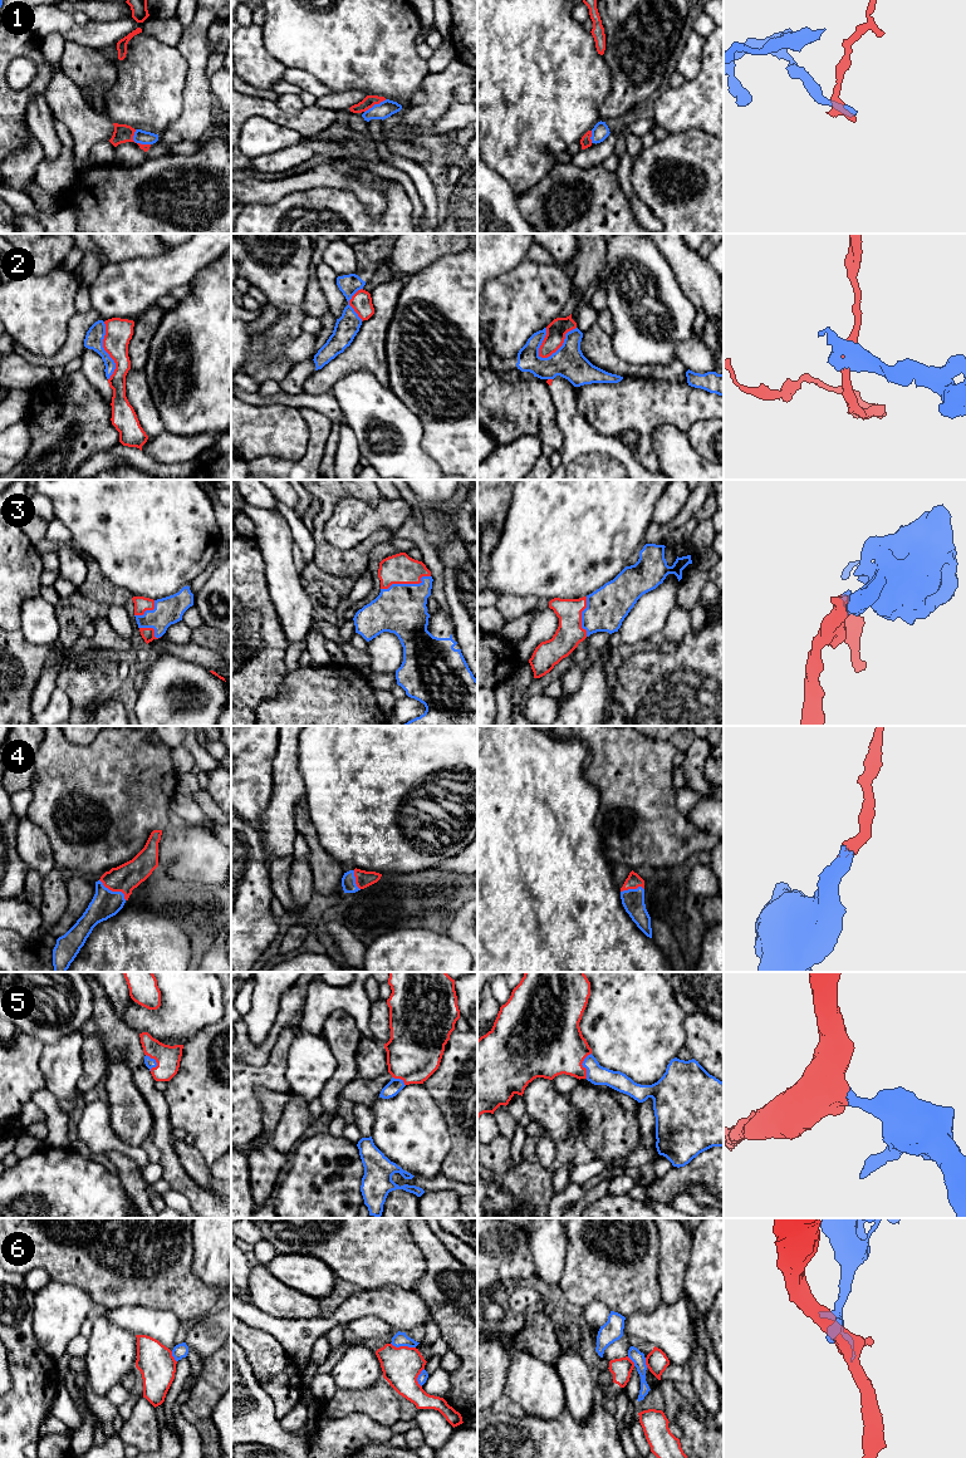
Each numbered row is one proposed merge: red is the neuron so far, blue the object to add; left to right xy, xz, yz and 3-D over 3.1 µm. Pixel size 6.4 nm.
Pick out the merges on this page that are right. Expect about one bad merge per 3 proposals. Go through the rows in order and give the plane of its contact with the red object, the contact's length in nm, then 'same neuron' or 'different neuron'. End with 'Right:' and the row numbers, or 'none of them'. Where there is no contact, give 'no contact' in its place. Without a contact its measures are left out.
1: meets red in xy; contact 140 nm long; different neuron
2: meets red in yz; contact 320 nm long; different neuron
3: meets red in xz; contact 340 nm long; same neuron
4: meets red in xy; contact 220 nm long; same neuron
5: meets red in yz; contact 170 nm long; same neuron
6: meets red in xz; contact 160 nm long; different neuron
Right: 3, 4, 5

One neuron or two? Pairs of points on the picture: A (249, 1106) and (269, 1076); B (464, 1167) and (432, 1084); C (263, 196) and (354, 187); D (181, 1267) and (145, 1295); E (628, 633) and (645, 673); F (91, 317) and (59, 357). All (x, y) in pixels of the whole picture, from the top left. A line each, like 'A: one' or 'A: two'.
A: one
B: one
C: one
D: one
E: two
F: one

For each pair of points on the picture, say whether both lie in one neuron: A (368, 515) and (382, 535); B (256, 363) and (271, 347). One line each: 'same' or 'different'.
A: different
B: different

